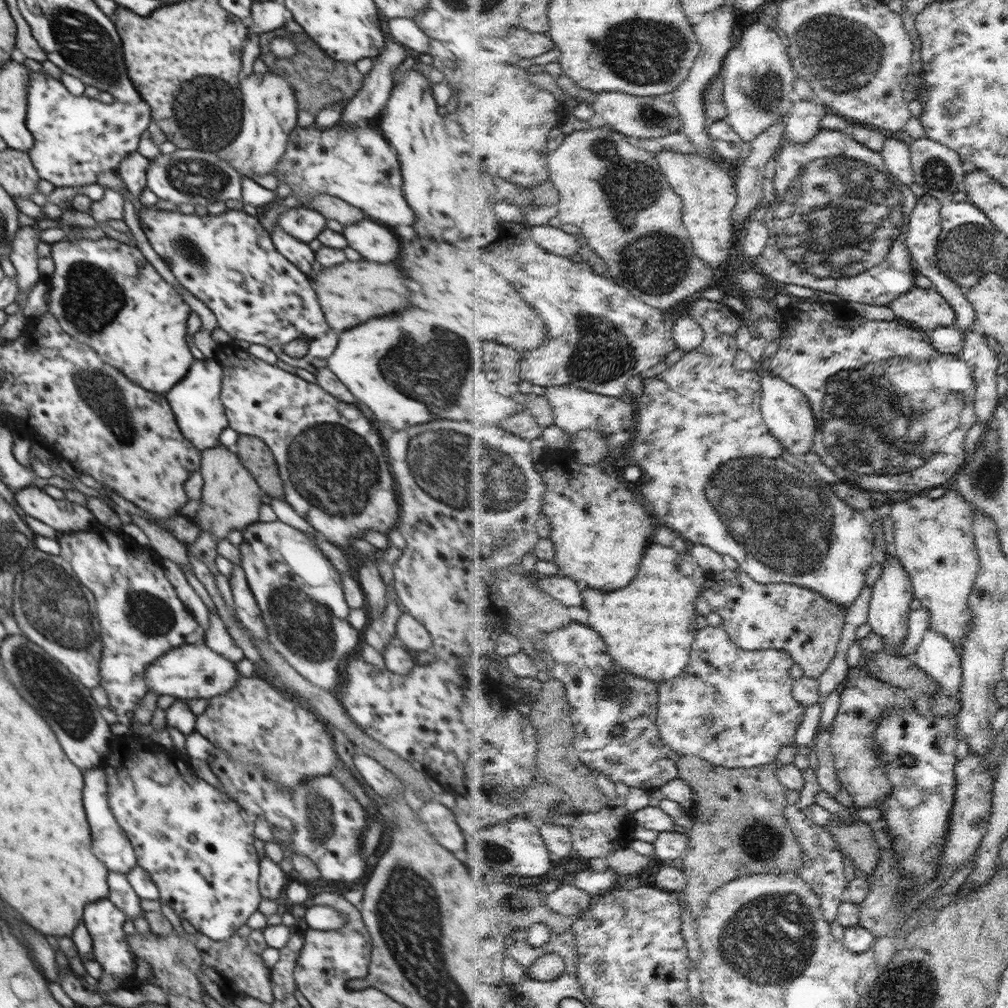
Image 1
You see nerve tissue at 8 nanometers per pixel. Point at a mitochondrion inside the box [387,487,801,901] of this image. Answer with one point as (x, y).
(763, 842)

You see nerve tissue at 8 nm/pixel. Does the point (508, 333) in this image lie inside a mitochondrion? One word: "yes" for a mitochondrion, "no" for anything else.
no

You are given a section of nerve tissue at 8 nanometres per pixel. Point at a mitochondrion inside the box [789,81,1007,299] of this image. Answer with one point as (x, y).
(969, 247)

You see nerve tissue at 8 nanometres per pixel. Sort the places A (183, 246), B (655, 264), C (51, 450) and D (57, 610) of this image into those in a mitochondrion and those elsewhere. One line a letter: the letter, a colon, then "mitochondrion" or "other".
A: mitochondrion
B: mitochondrion
C: other
D: mitochondrion

